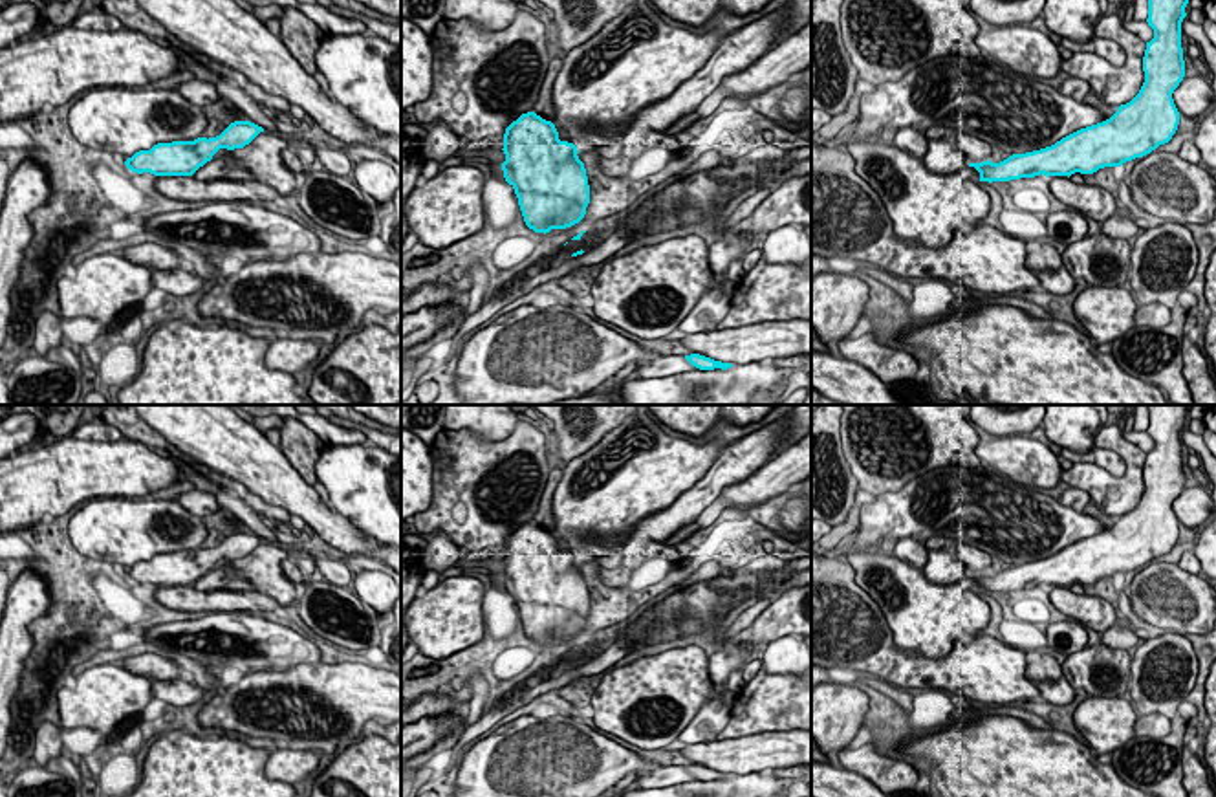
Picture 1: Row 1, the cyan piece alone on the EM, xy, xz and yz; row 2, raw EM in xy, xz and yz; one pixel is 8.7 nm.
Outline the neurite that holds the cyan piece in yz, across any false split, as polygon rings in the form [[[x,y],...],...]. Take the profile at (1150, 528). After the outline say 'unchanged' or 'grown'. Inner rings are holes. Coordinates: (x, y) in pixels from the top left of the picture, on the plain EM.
[[[1148,405],[1148,436],[1154,440],[1154,449],[1146,453],[1143,467],[1145,493],[1139,504],[1117,522],[1097,535],[1080,539],[1051,557],[1013,564],[1000,573],[982,572],[969,573],[980,583],[980,592],[1011,592],[1035,586],[1071,586],[1075,583],[1093,584],[1104,577],[1121,577],[1126,572],[1143,568],[1172,550],[1179,535],[1179,522],[1172,504],[1185,487],[1185,471],[1181,458],[1181,432],[1187,427],[1185,418],[1190,405]]]; unchanged

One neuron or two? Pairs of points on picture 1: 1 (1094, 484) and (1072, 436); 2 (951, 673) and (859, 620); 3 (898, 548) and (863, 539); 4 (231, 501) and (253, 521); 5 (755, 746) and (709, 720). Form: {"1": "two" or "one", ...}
{"1": "two", "2": "one", "3": "two", "4": "one", "5": "two"}

